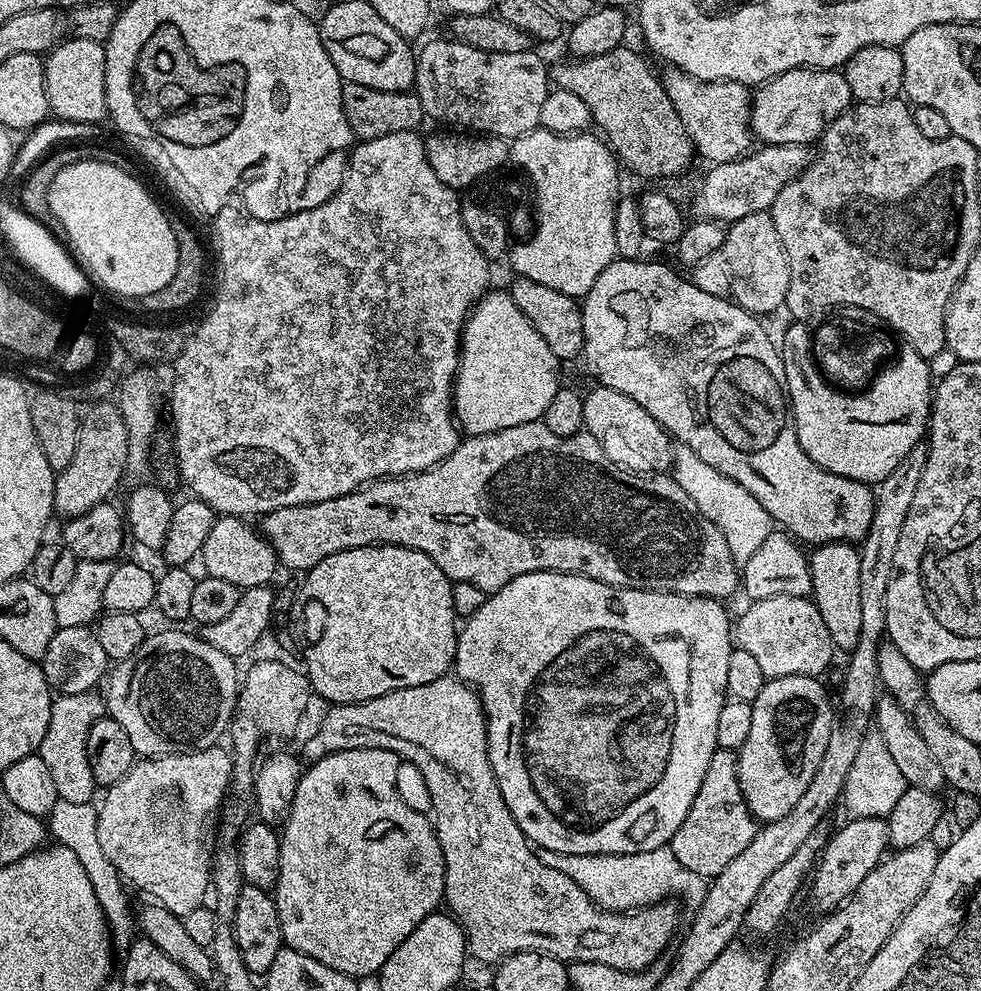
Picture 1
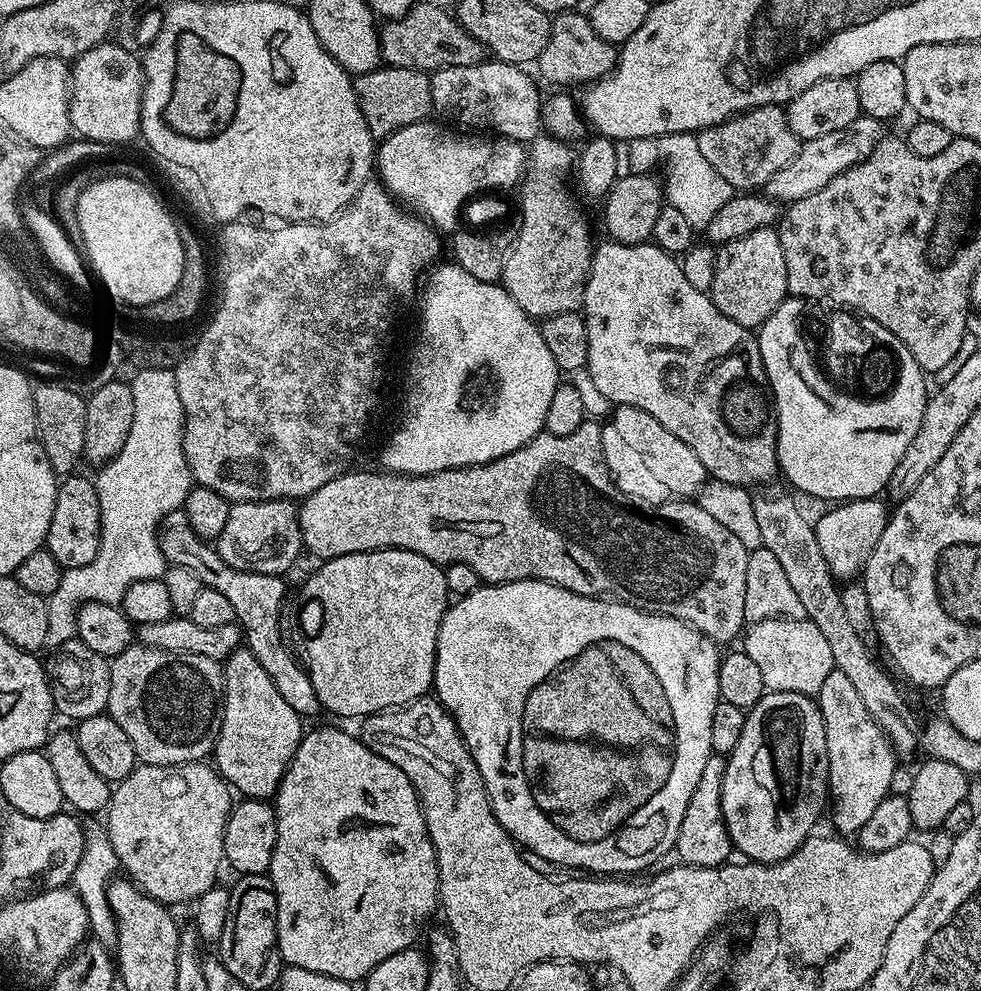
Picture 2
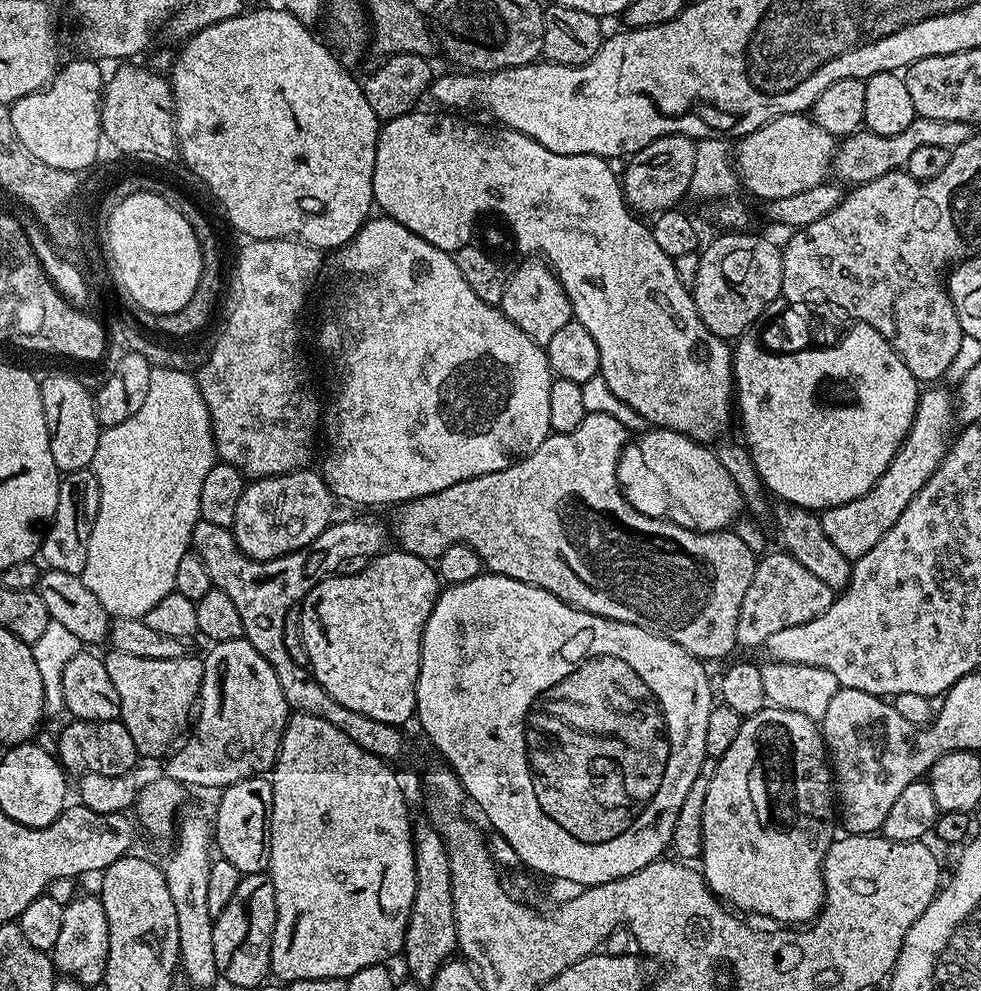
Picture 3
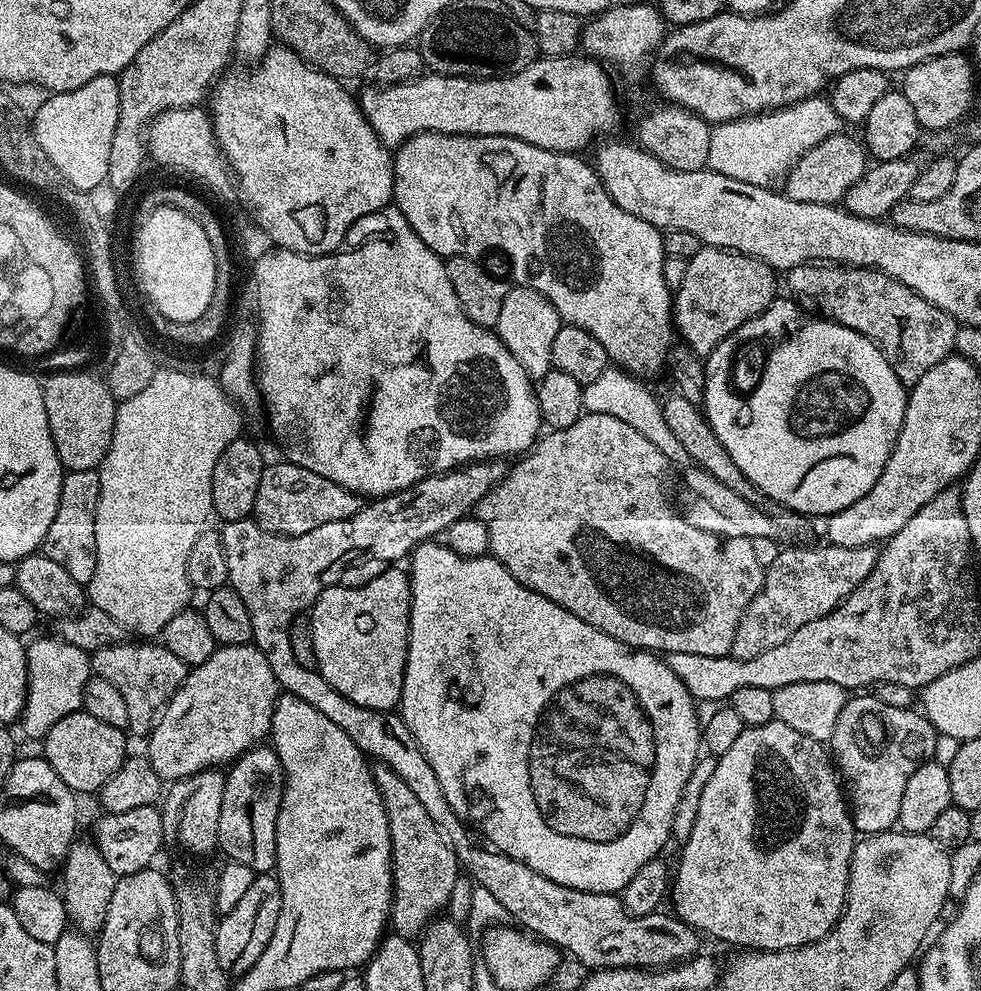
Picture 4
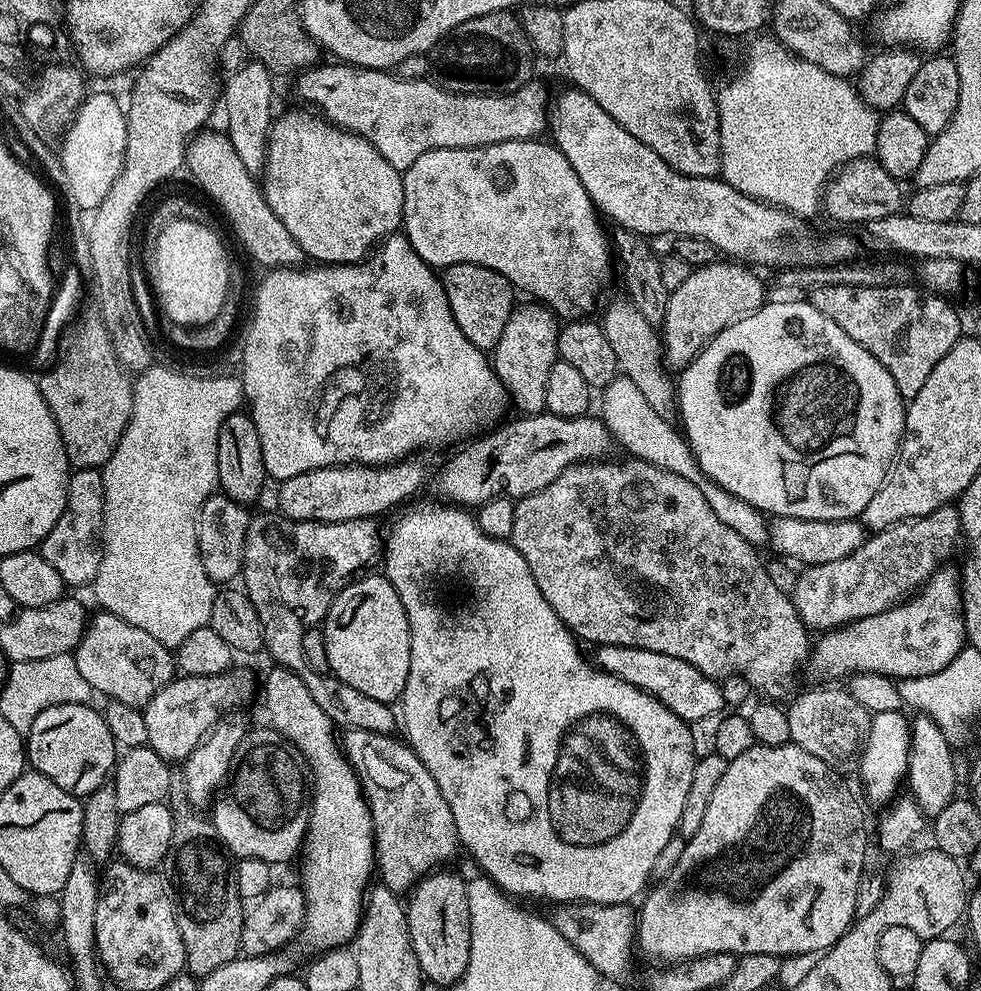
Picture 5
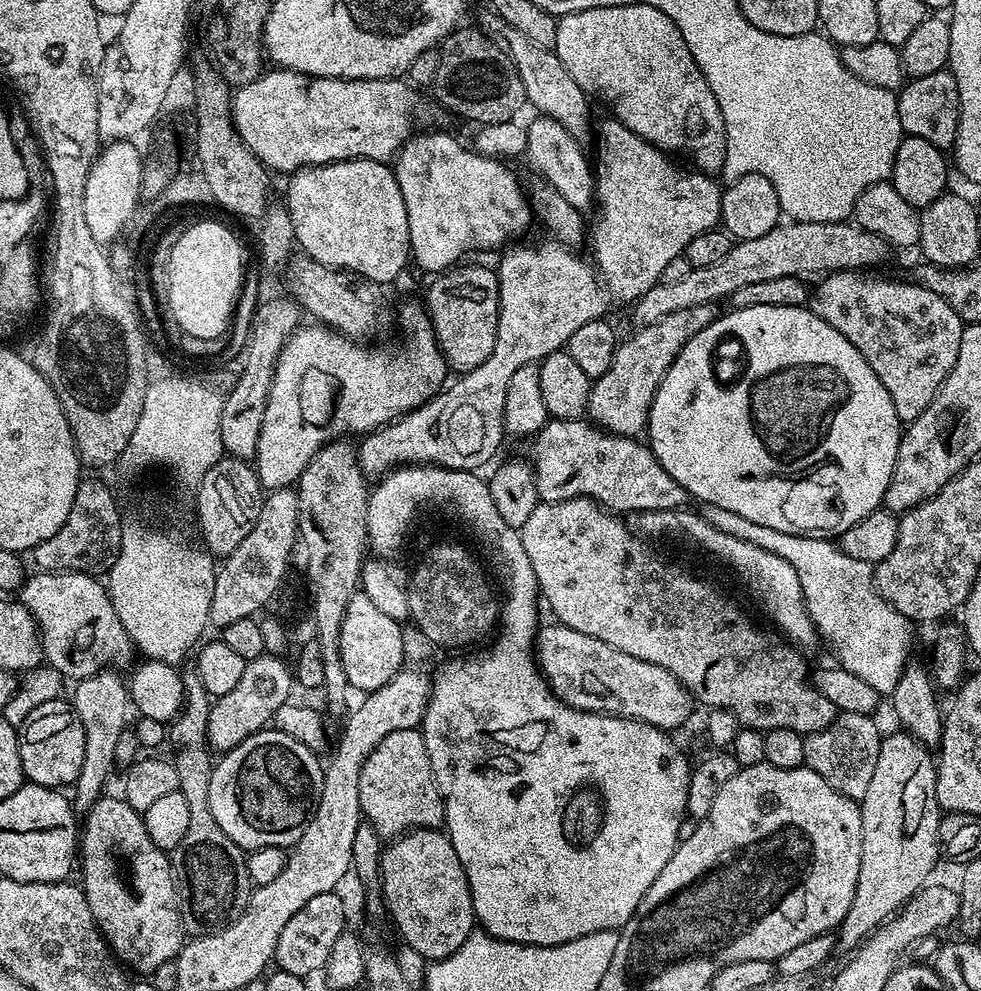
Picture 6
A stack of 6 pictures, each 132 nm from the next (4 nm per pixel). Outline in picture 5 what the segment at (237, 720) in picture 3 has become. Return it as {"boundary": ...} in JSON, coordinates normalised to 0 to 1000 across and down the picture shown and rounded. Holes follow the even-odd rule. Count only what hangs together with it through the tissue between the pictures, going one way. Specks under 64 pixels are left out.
{"boundary":[[[238,672],[221,682],[180,681],[145,715],[149,725],[150,754],[157,756],[167,767],[187,769],[221,727],[233,716],[244,715],[241,713],[251,709],[260,698],[262,701],[263,686],[244,672]]]}

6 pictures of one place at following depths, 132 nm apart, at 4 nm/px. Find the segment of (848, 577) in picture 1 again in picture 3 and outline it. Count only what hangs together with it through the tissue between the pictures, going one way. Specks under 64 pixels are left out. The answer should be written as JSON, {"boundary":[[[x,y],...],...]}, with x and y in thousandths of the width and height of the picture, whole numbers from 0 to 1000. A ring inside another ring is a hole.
{"boundary":[[[950,390],[947,394],[939,395],[938,406],[934,409],[934,421],[930,423],[930,433],[926,441],[917,447],[917,453],[911,458],[905,473],[895,482],[895,486],[883,498],[871,503],[861,509],[839,514],[835,518],[838,535],[842,535],[842,543],[862,559],[862,563],[872,566],[883,555],[895,548],[895,543],[915,527],[919,515],[928,511],[932,498],[944,490],[944,486],[956,474],[960,462],[968,451],[968,436],[972,427],[972,400],[965,396],[962,390]]]}

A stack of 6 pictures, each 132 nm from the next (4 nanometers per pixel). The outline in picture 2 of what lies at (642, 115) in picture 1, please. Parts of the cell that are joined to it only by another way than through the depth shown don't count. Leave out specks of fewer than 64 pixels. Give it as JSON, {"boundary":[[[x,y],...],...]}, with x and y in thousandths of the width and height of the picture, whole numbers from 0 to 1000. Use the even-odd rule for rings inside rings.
{"boundary":[[[584,10],[582,12],[571,12],[568,16],[562,17],[562,21],[561,38],[557,42],[557,50],[552,50],[548,62],[551,77],[549,77],[549,80],[551,82],[555,80],[560,81],[563,85],[571,85],[567,87],[579,87],[575,85],[598,87],[609,81],[615,81],[627,69],[630,55],[629,45],[610,38],[610,34],[606,34],[606,26],[601,26],[599,17],[594,11]]]}

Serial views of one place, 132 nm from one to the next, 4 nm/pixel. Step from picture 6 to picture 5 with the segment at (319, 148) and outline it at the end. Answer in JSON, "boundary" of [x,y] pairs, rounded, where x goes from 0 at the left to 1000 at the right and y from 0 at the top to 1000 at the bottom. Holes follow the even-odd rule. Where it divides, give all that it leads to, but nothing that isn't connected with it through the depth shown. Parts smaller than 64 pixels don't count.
{"boundary":[[[350,63],[323,64],[305,74],[302,93],[323,114],[329,116],[335,125],[351,129],[376,141],[407,174],[422,168],[430,155],[448,149],[490,149],[508,143],[525,141],[545,141],[556,136],[561,125],[561,96],[546,79],[538,82],[526,93],[516,93],[504,97],[460,93],[449,88],[439,80],[411,81],[399,72],[385,69],[367,69],[364,65]]]}

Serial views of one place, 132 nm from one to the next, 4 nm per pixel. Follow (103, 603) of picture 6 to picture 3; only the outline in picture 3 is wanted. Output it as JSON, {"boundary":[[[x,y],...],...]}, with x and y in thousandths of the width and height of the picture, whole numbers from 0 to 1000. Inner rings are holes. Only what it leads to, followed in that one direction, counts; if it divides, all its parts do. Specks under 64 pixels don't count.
{"boundary":[[[111,657],[109,661],[105,667],[108,680],[112,680],[112,688],[116,688],[116,697],[120,700],[121,727],[128,737],[133,737],[140,760],[144,764],[166,764],[197,730],[208,683],[207,665],[195,660],[181,664],[137,664],[137,660]]]}

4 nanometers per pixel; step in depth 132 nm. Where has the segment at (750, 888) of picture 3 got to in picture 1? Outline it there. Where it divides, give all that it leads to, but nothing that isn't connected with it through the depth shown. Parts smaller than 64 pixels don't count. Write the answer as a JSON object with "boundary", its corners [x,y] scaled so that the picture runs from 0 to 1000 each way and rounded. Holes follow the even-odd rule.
{"boundary":[[[789,682],[780,685],[777,700],[773,700],[773,704],[767,709],[769,726],[765,732],[765,745],[760,745],[758,752],[752,756],[750,784],[754,786],[754,796],[758,802],[760,813],[767,818],[772,828],[792,827],[797,825],[797,821],[805,821],[805,817],[811,812],[813,805],[818,805],[818,800],[822,798],[822,793],[826,793],[826,785],[830,785],[830,777],[834,777],[834,769],[838,769],[838,761],[842,761],[842,749],[846,749],[846,741],[850,730],[850,710],[849,707],[848,710],[844,707],[844,698],[836,689],[837,687],[831,682]]]}

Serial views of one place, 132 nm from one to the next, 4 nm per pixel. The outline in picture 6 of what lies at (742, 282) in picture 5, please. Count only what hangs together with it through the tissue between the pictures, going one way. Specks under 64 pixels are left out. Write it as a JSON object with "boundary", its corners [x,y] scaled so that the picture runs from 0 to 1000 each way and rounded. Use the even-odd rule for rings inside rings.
{"boundary":[[[713,307],[675,321],[672,327],[648,331],[645,339],[629,350],[622,373],[603,388],[598,414],[602,427],[627,440],[651,441],[657,435],[661,411],[665,409],[665,403],[679,373],[683,373],[687,361],[693,356],[695,349],[699,349],[701,342],[730,322],[732,315],[728,312],[726,307]]]}

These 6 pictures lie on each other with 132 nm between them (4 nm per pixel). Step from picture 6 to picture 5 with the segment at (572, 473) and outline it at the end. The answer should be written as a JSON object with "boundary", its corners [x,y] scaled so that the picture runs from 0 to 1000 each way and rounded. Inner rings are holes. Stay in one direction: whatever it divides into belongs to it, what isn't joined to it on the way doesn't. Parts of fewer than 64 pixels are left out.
{"boundary":[[[557,414],[545,419],[531,419],[530,424],[519,423],[509,430],[486,439],[466,460],[461,461],[453,470],[453,473],[444,480],[444,496],[450,506],[462,511],[488,511],[494,509],[499,503],[515,499],[519,503],[539,501],[565,486],[573,474],[577,474],[582,468],[594,468],[596,466],[612,466],[616,460],[626,451],[626,443],[619,430],[612,422],[603,418],[596,418],[589,422],[573,422],[562,420]]]}

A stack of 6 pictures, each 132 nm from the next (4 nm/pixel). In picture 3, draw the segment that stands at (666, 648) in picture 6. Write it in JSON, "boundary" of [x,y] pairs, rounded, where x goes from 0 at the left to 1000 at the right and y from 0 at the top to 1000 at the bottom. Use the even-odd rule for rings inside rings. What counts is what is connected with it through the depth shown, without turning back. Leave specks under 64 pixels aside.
{"boundary":[[[601,417],[595,425],[583,436],[569,436],[560,438],[555,443],[552,450],[544,454],[539,460],[533,460],[516,474],[508,474],[504,478],[491,478],[487,482],[479,482],[475,486],[467,486],[450,496],[443,496],[437,501],[431,501],[428,505],[414,505],[403,514],[400,521],[400,533],[404,536],[404,545],[411,556],[422,559],[431,565],[442,567],[455,555],[455,551],[474,549],[491,563],[494,574],[498,578],[516,583],[524,583],[528,587],[536,587],[540,591],[548,591],[561,599],[565,599],[573,607],[582,609],[585,614],[591,614],[614,624],[622,624],[630,628],[638,628],[646,632],[663,634],[666,638],[691,648],[697,656],[707,660],[714,666],[725,668],[742,662],[746,657],[751,657],[750,633],[752,632],[752,620],[756,616],[756,603],[760,603],[760,594],[765,592],[765,583],[769,583],[769,575],[773,564],[772,558],[756,547],[756,543],[750,541],[749,536],[736,537],[708,537],[702,533],[691,531],[685,525],[672,525],[663,523],[659,519],[650,519],[646,511],[636,506],[636,497],[632,495],[632,489],[628,486],[628,471],[632,465],[632,459],[636,449],[641,447],[642,436],[624,422],[621,418]]]}

